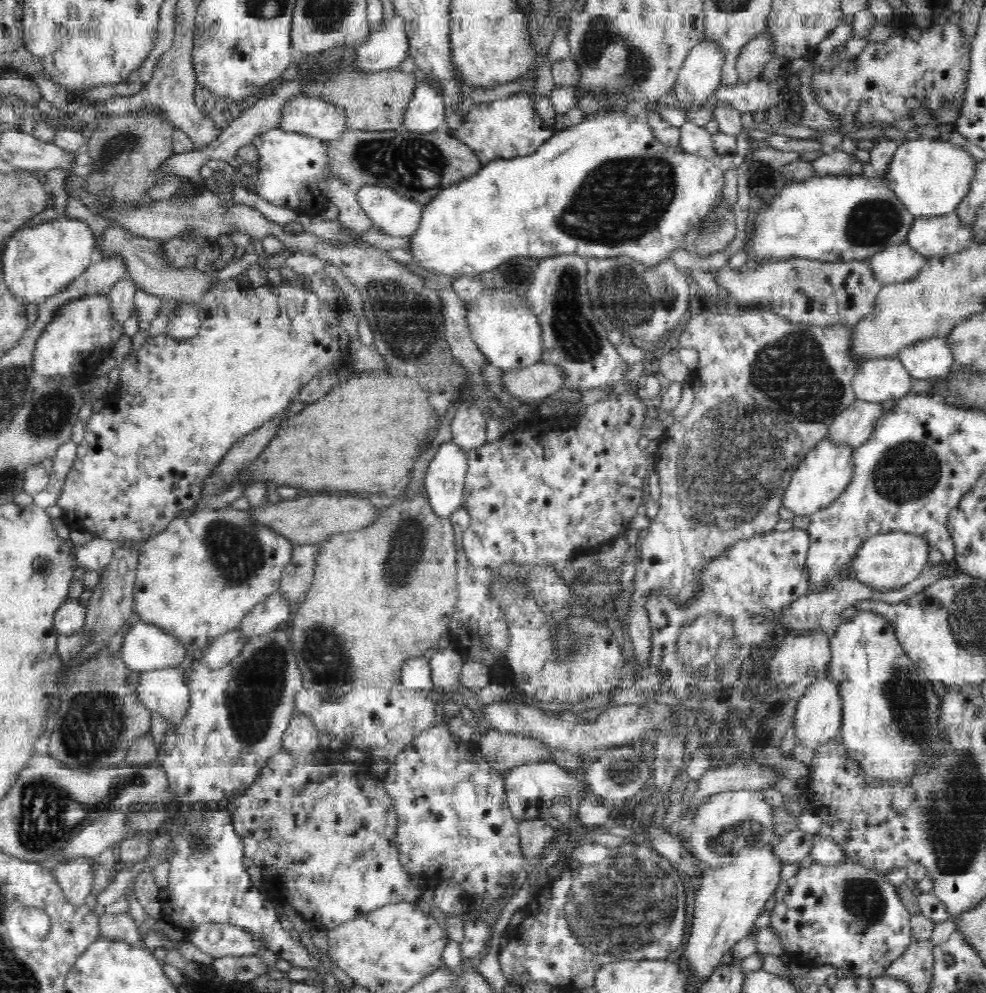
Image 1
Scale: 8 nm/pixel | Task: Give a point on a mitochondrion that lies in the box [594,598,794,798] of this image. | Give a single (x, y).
(712, 634)

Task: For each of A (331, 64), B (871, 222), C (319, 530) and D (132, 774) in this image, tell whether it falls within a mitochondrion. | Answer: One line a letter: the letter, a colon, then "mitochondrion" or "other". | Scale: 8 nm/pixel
A: mitochondrion
B: mitochondrion
C: other
D: mitochondrion

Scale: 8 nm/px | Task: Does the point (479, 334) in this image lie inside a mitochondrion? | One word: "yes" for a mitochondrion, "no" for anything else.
no

